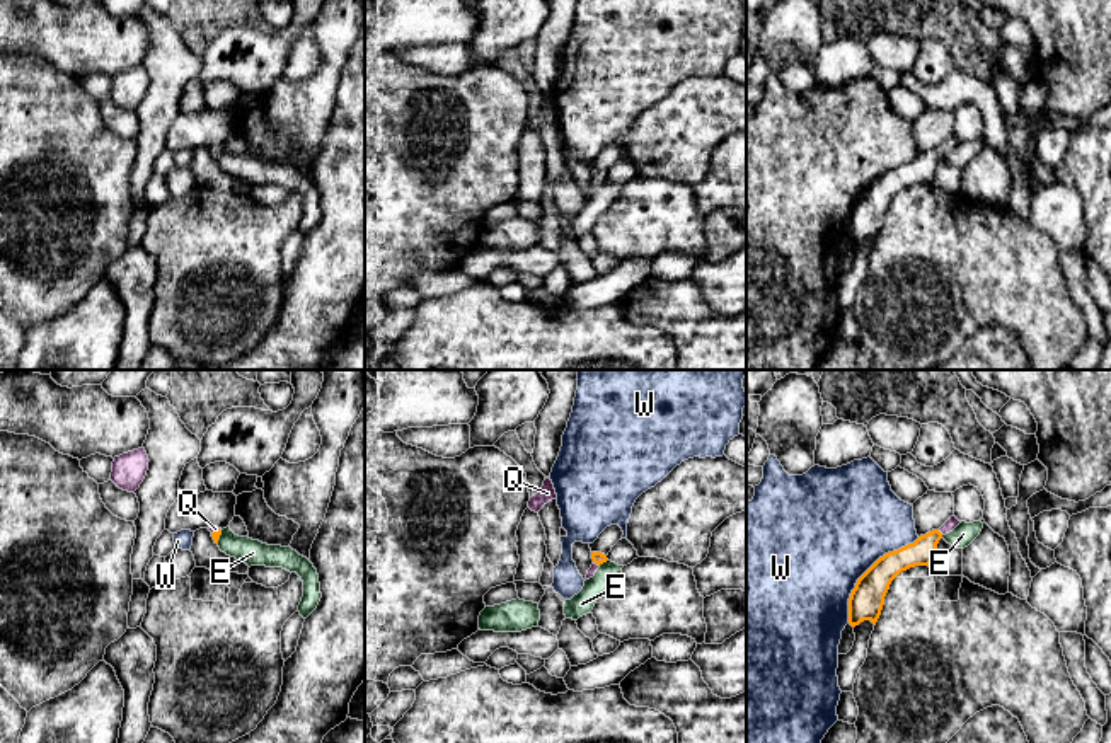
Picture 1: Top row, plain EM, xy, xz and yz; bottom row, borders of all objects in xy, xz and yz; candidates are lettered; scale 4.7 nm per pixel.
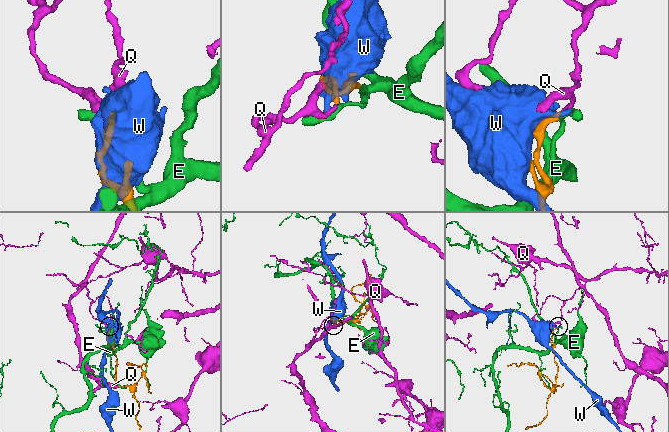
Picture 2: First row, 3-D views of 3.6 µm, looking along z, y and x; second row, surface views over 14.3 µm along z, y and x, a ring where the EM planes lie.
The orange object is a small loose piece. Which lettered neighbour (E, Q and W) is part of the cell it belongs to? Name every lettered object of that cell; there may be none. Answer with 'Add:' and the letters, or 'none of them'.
Add: Q

